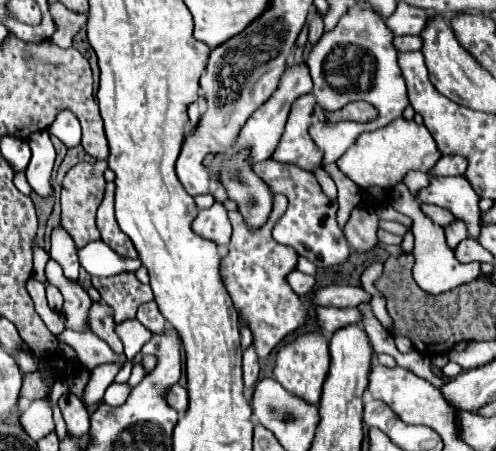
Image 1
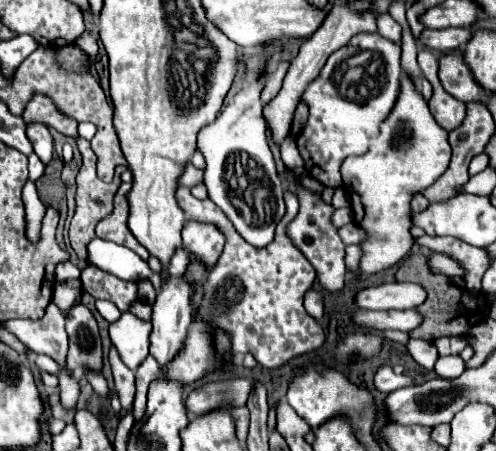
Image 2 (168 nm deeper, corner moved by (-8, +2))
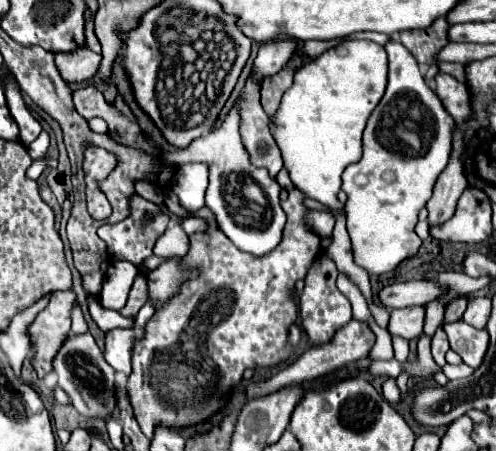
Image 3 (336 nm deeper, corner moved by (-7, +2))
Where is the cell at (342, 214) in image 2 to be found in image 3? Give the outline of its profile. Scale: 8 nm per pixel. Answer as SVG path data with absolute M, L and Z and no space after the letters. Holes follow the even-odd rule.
M311 210L307 214L307 224L311 228L311 232L315 232L317 236L331 236L333 232L333 226L335 226L335 218L327 212L317 212L317 210Z

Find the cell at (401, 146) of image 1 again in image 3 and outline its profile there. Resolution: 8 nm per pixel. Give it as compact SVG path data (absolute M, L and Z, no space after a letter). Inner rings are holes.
M391 38L385 44L385 50L389 54L387 92L383 100L377 104L363 132L363 158L345 168L341 186L347 194L347 232L351 236L355 264L365 268L369 274L391 272L397 268L401 260L413 256L419 250L421 240L413 230L417 222L417 212L431 198L431 188L449 162L451 132L455 126L455 120L451 120L449 112L443 108L437 94L425 84L413 54L395 38Z

